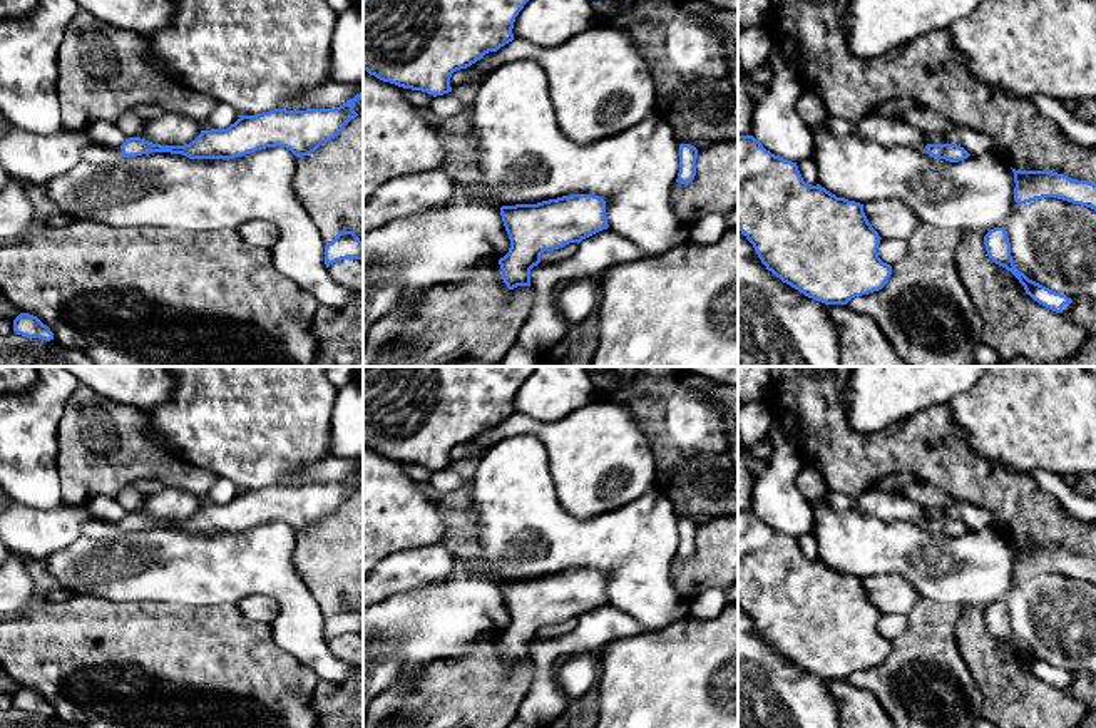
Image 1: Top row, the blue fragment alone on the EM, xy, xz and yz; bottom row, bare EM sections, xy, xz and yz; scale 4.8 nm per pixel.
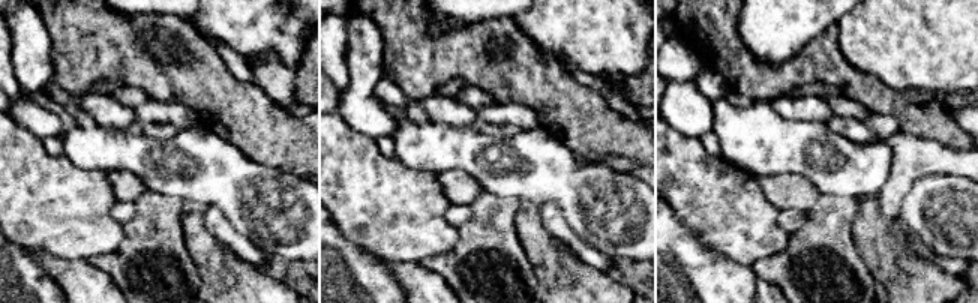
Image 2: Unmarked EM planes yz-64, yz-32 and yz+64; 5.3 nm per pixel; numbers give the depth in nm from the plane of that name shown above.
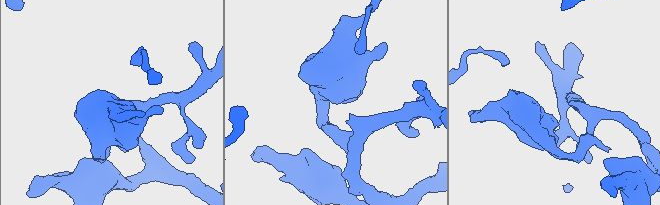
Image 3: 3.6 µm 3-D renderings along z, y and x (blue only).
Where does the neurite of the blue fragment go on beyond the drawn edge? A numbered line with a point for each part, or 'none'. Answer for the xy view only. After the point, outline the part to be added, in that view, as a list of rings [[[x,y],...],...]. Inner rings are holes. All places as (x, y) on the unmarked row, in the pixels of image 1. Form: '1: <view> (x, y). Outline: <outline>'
1: xy (96, 529). Outline: [[[87,520],[82,524],[82,536],[87,536],[90,539],[115,539],[122,532],[122,522],[109,522],[109,520]]]

